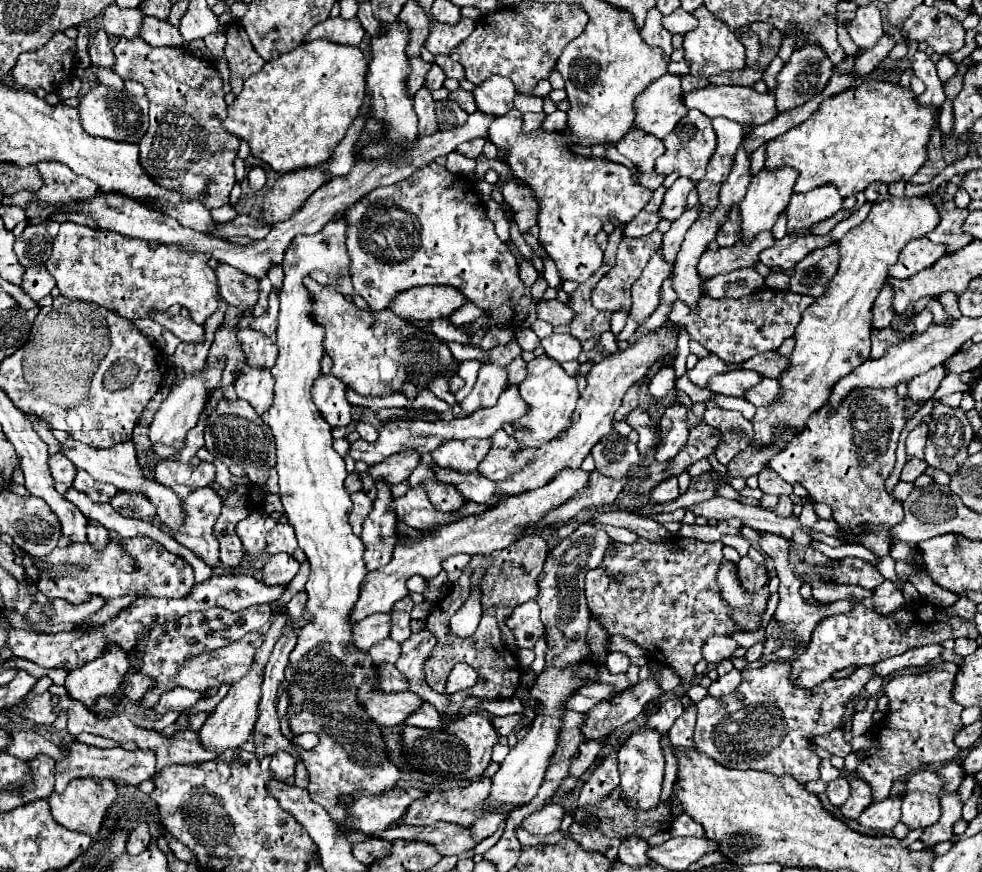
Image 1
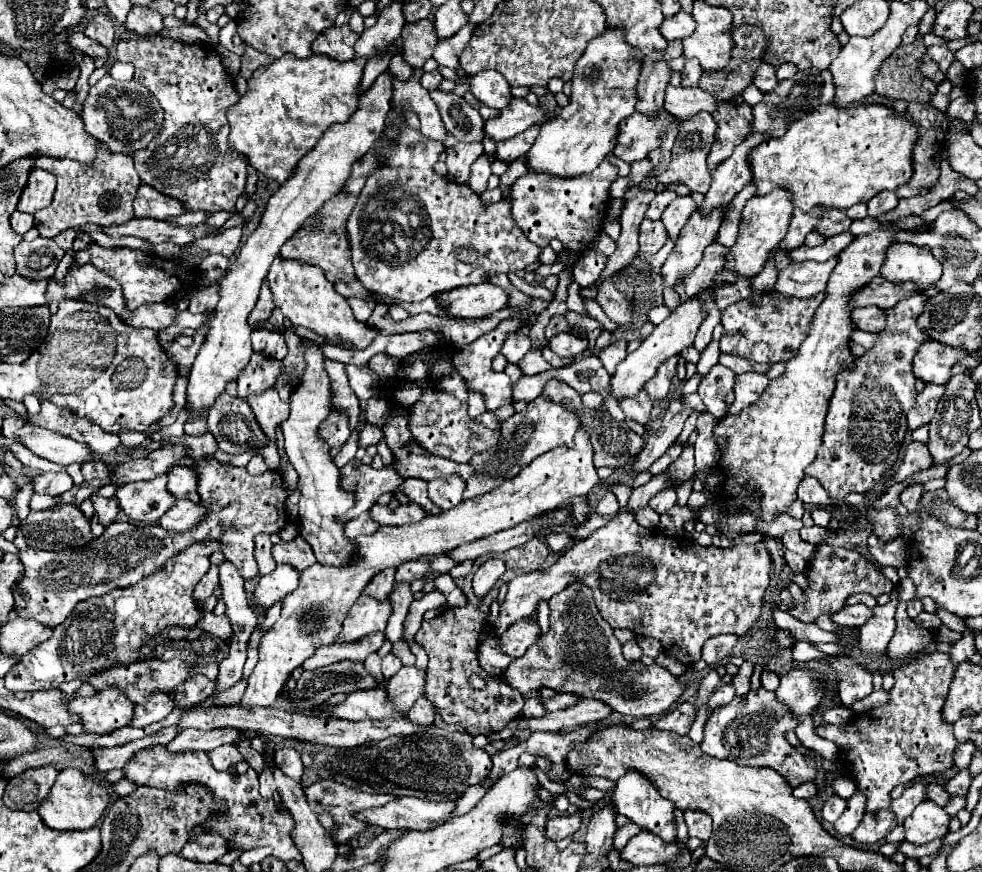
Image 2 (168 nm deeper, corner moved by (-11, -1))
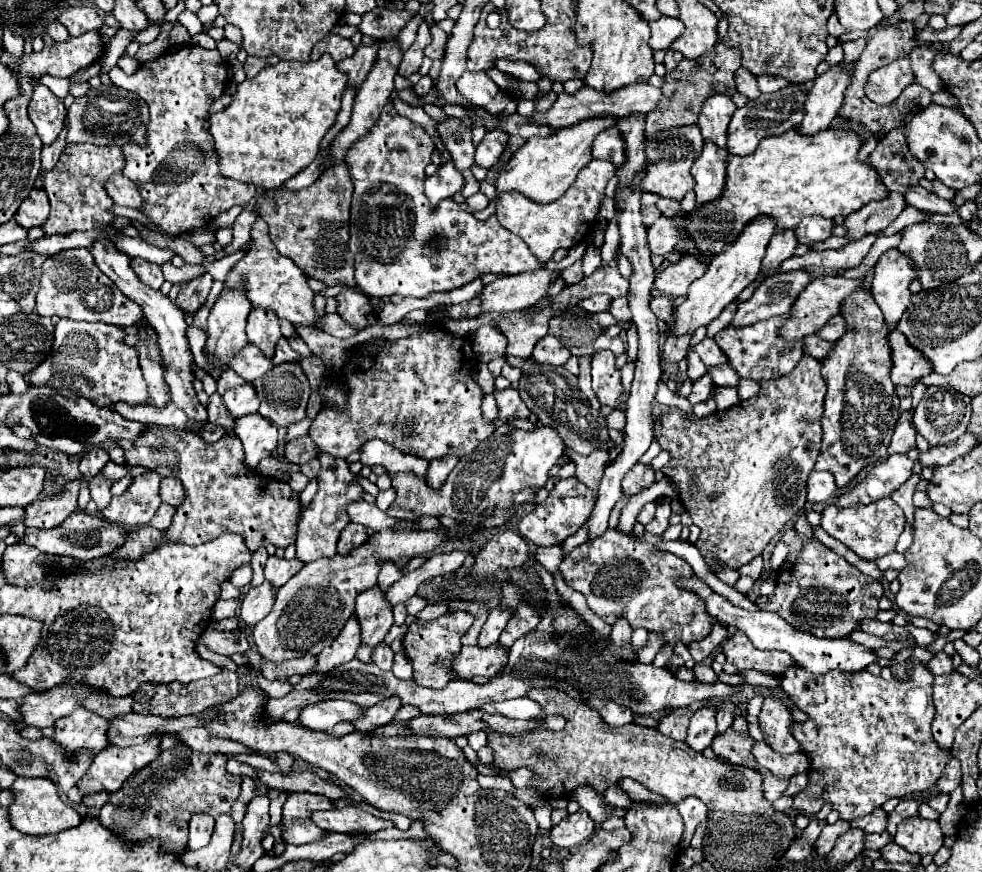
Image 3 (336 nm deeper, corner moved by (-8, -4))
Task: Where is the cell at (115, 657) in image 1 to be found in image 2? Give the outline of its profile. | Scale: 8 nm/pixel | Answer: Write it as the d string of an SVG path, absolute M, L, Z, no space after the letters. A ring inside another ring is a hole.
M114 685L96 691L92 697L76 697L70 709L82 717L84 731L90 733L110 733L130 725L134 717L134 703Z

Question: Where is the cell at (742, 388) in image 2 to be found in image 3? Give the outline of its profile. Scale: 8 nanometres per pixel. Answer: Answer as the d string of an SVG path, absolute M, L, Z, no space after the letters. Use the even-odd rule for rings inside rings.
M719 364L709 368L709 376L713 378L713 382L717 386L737 386L739 384L739 376L737 372L733 372L733 368L729 368L729 364Z

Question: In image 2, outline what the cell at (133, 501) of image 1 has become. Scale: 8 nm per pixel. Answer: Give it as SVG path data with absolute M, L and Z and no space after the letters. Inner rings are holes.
M160 475L150 481L126 483L116 491L120 509L136 523L154 525L174 505L176 497L166 489L168 477Z

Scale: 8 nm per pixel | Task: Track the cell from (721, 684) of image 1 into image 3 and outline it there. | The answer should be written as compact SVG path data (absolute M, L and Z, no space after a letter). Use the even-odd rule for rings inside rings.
M705 706L691 716L685 742L695 750L703 752L715 738L715 706Z

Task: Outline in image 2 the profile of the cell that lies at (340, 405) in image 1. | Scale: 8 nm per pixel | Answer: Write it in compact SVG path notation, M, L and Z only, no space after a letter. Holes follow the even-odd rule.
M334 409L328 415L328 421L324 421L324 429L320 429L320 435L324 435L324 441L328 441L332 449L340 449L344 441L350 437L350 433L352 429L348 421L348 413L342 409Z

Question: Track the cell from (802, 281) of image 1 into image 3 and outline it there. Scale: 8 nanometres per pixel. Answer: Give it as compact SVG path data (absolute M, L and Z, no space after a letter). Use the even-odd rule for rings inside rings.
M803 270L785 272L785 274L779 272L777 276L763 280L755 290L755 294L747 302L741 302L737 306L729 326L743 328L779 314L787 314L793 300L799 296L801 288L809 284L809 280L811 274Z

